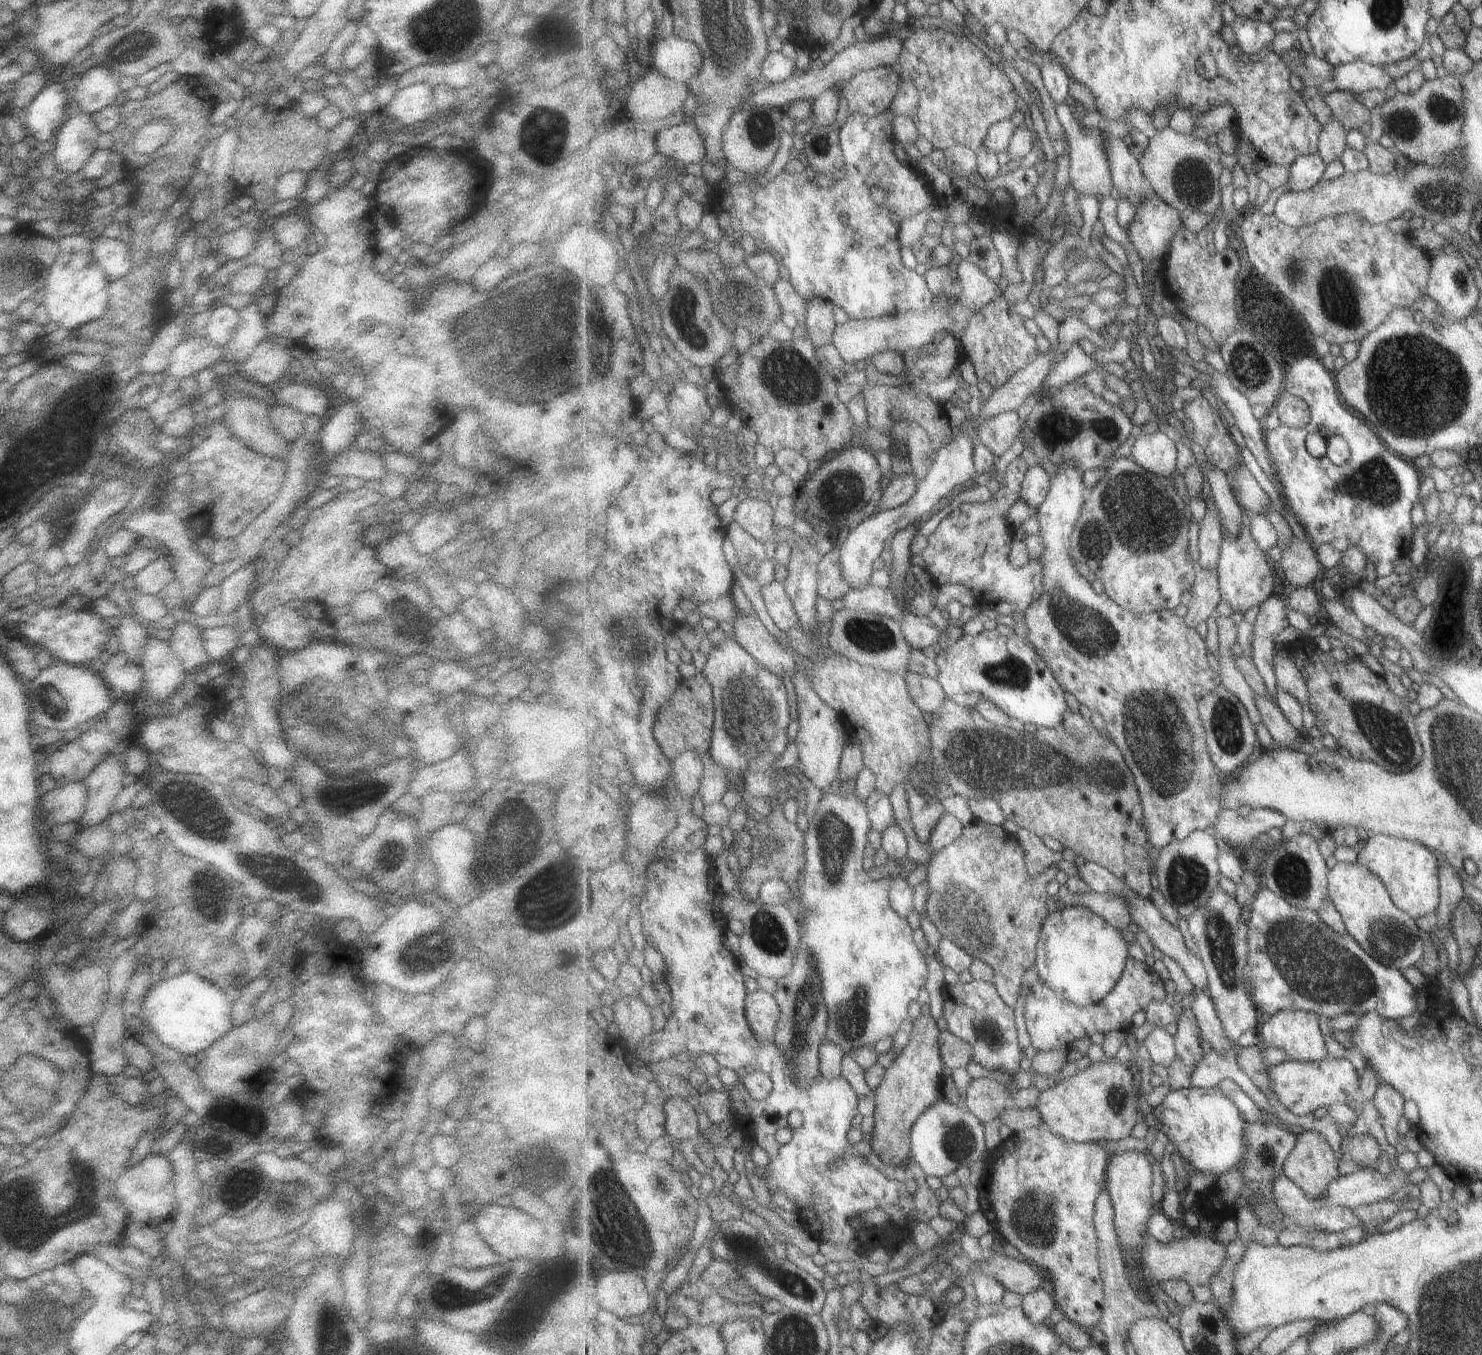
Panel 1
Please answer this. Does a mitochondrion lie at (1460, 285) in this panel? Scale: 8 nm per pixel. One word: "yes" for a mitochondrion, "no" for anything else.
yes

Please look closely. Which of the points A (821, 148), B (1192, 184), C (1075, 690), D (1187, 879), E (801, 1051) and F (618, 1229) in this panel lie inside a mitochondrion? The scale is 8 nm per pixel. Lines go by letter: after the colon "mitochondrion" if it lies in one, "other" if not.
A: mitochondrion
B: mitochondrion
C: other
D: mitochondrion
E: mitochondrion
F: mitochondrion

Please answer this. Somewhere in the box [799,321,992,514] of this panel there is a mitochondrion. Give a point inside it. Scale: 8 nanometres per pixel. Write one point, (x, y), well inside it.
(842, 486)

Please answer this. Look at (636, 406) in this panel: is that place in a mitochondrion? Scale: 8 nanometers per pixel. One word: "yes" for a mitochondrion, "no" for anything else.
no

